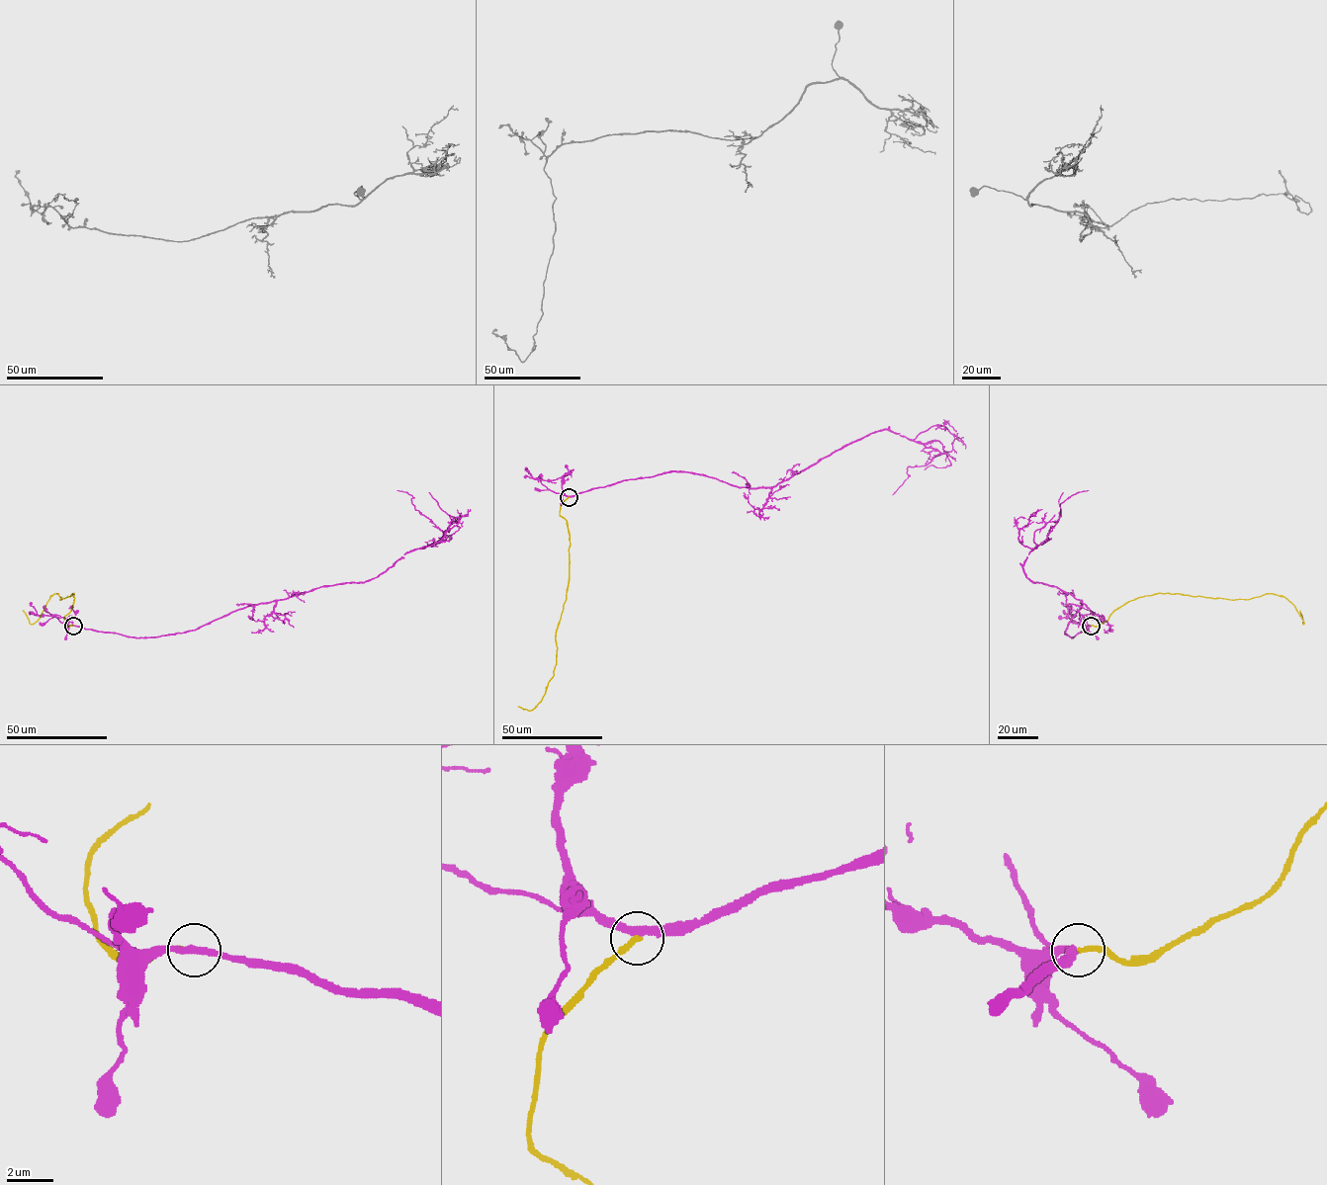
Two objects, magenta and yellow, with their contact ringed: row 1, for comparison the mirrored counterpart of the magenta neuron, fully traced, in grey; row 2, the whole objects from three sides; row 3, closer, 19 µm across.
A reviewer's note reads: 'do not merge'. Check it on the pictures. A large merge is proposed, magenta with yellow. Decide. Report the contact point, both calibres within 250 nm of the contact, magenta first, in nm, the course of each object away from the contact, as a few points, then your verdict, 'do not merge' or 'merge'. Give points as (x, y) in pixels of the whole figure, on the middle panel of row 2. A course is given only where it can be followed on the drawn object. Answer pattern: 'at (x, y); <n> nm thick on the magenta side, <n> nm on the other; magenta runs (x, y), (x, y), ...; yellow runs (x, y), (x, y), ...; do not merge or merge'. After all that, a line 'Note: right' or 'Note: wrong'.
at (569, 497); 300 nm thick on the magenta side, 200 nm on the other; magenta runs (569, 496), (672, 471), (772, 487), (889, 429), (942, 453), (909, 466), (892, 494); yellow runs (569, 497), (560, 512), (569, 534), (569, 565), (554, 676), (535, 707), (518, 706); merge
Note: wrong

